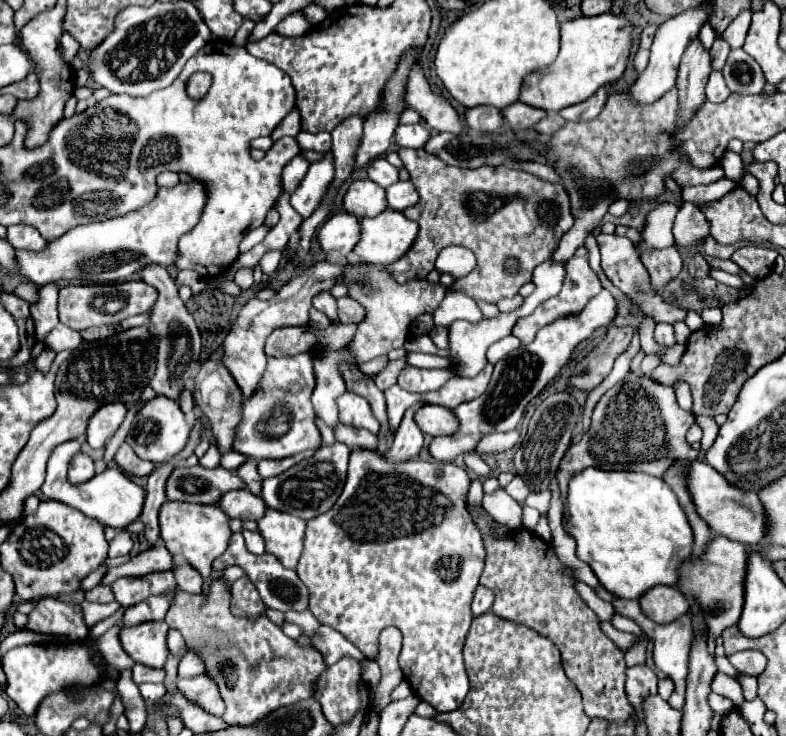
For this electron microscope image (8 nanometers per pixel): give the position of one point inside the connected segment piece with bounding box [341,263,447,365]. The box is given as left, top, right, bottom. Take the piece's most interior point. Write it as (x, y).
(390, 307)

